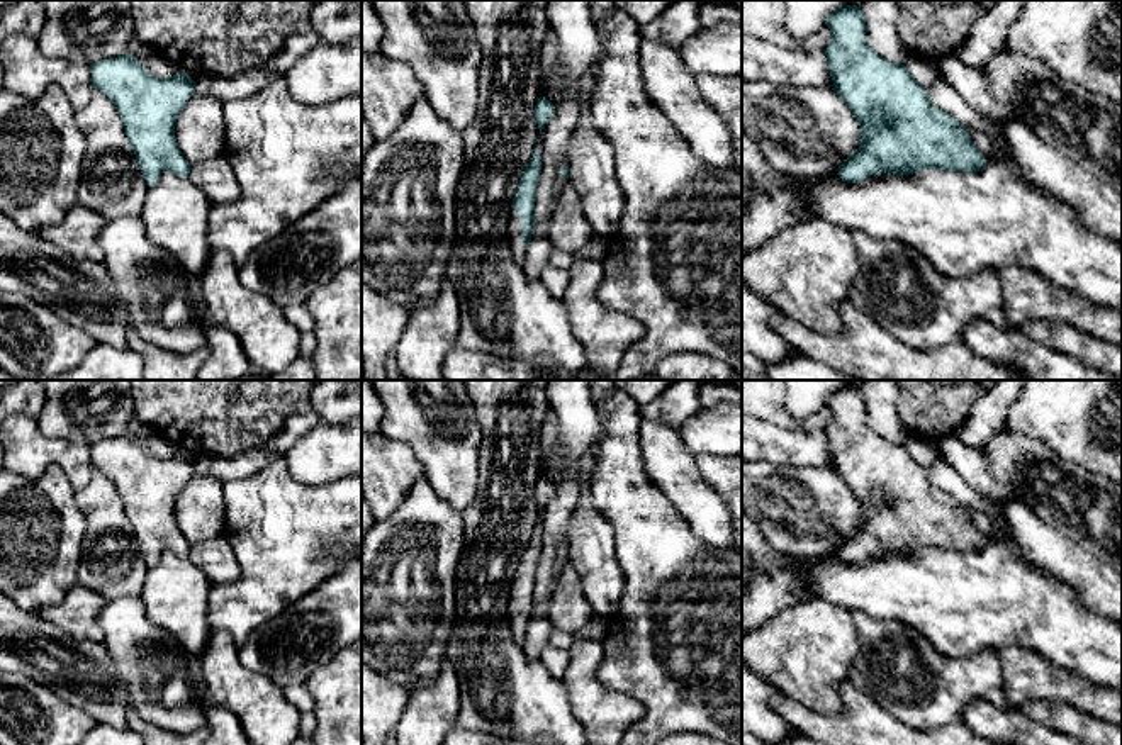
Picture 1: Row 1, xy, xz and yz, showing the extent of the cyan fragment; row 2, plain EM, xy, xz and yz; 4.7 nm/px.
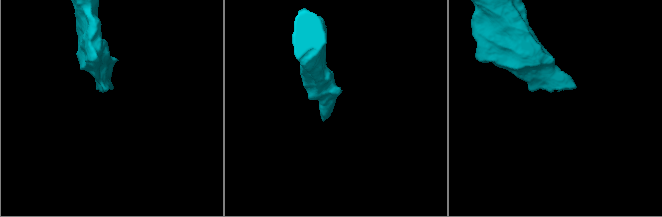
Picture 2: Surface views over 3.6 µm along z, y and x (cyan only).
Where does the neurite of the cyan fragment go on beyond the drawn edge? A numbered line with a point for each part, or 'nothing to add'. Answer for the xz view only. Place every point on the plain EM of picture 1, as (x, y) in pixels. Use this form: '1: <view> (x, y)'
1: xz (515, 606)

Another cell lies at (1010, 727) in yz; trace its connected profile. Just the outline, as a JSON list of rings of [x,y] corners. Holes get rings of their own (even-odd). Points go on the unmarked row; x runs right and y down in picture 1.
[[[986,699],[964,708],[962,725],[974,735],[1003,745],[1085,745],[1030,720],[1018,708],[1000,709]]]

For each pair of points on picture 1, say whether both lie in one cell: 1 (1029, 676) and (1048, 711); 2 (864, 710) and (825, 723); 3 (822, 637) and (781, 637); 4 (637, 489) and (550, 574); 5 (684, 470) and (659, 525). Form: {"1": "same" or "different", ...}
{"1": "different", "2": "same", "3": "same", "4": "different", "5": "different"}

